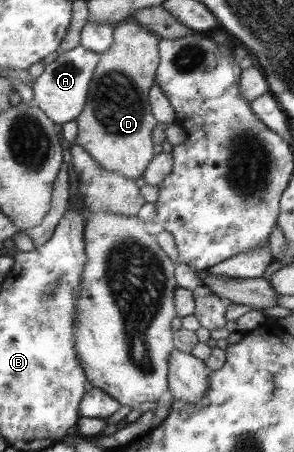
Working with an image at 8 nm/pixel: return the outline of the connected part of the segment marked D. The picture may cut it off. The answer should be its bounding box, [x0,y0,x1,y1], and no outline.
[73,20,158,179]

